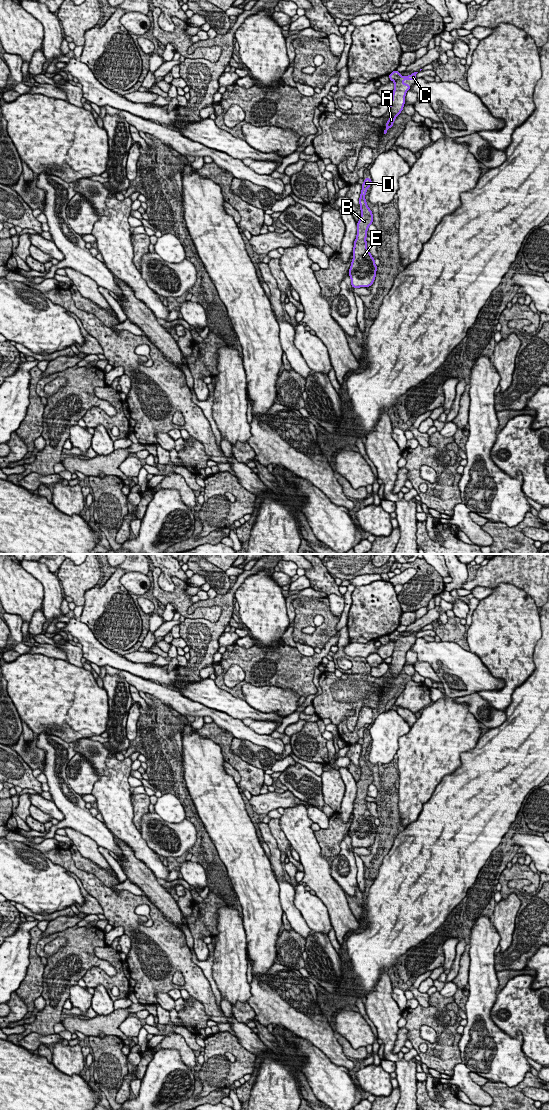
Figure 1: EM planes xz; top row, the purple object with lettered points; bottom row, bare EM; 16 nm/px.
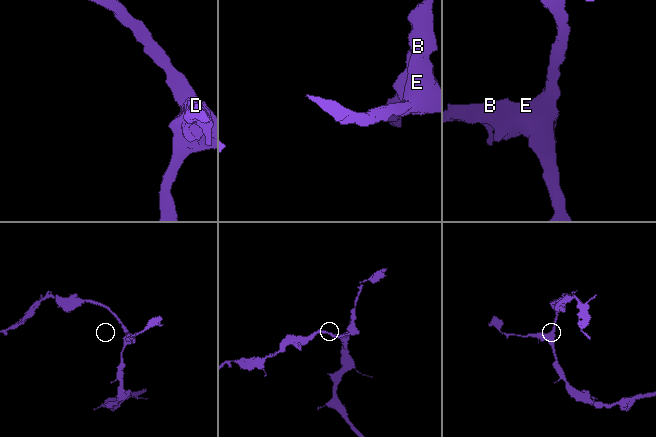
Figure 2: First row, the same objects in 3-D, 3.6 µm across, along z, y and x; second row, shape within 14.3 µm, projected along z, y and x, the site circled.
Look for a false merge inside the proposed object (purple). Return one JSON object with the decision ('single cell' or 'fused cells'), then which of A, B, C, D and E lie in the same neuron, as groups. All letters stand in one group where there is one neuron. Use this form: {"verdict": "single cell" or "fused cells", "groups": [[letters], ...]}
{"verdict": "single cell", "groups": [["A", "B", "C", "D", "E"]]}

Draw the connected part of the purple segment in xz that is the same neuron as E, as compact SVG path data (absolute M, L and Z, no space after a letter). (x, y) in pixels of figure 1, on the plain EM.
M364 738L364 743L361 745L362 750L359 758L361 776L357 782L357 795L352 812L353 819L348 833L353 848L367 848L374 843L376 837L377 825L367 809L366 801L368 787L373 783L373 774L365 759L367 748L371 746L371 743L370 738Z

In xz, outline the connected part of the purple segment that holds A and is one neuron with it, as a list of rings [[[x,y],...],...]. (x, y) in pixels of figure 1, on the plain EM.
[[[397,630],[393,631],[391,634],[389,634],[389,639],[394,642],[394,650],[392,654],[392,661],[391,665],[389,666],[389,674],[390,679],[386,683],[386,689],[384,690],[384,694],[387,693],[389,688],[393,687],[394,680],[396,677],[401,673],[403,670],[404,664],[406,662],[405,656],[406,652],[410,650],[410,645],[405,644],[402,641],[403,640],[416,640],[416,634],[418,632],[414,632],[409,636],[401,636],[400,632]]]

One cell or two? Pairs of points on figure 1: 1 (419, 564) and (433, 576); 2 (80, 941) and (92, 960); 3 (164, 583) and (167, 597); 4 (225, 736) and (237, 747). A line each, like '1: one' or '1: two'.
1: one
2: one
3: two
4: two

